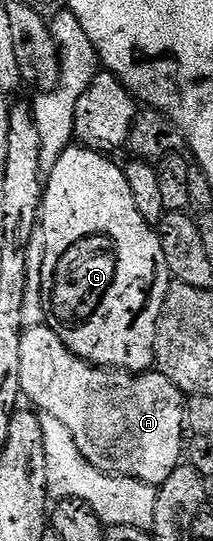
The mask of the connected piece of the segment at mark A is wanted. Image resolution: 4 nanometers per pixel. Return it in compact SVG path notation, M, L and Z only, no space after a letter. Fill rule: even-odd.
M39 323L35 329L27 328L24 336L19 343L19 371L16 374L16 380L22 384L22 389L26 392L26 397L34 405L39 405L42 413L52 415L52 419L60 419L60 423L64 423L64 427L68 427L68 431L72 435L72 439L76 443L76 447L80 451L80 455L84 455L84 459L88 463L92 463L92 467L96 467L101 473L112 473L119 477L135 477L138 481L145 481L146 484L159 487L172 475L174 469L180 465L182 457L182 431L187 428L186 411L184 408L184 394L181 389L170 382L160 372L147 371L144 373L128 373L124 369L108 369L100 365L91 365L88 361L83 361L77 357L64 343L60 343L57 335L50 330L45 324Z

